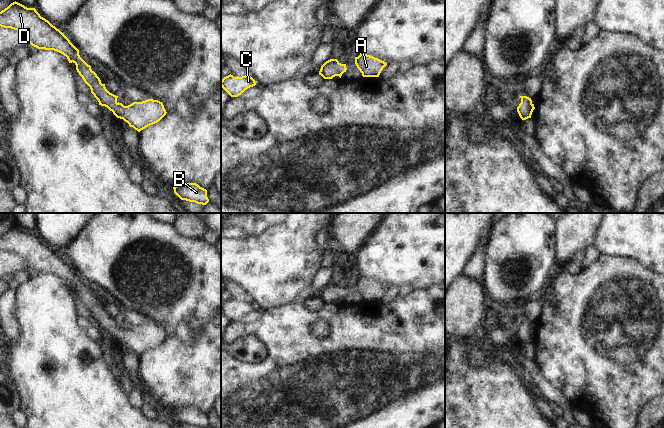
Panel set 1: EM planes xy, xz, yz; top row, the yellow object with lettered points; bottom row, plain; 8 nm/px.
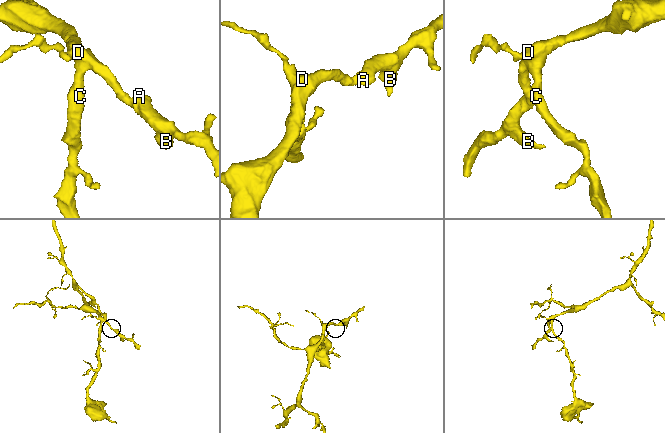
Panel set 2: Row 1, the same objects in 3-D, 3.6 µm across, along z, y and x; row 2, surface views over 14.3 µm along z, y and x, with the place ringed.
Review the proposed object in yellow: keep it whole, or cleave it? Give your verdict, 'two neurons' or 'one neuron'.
one neuron

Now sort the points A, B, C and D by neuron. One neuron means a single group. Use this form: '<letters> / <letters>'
A B C D

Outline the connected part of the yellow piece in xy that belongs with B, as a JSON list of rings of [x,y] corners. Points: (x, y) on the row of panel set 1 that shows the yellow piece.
[[[183,183],[173,186],[174,193],[181,199],[206,205],[209,202],[207,190],[196,183]]]

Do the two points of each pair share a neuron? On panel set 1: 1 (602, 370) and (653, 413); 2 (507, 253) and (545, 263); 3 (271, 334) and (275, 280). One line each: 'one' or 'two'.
1: two
2: one
3: two

